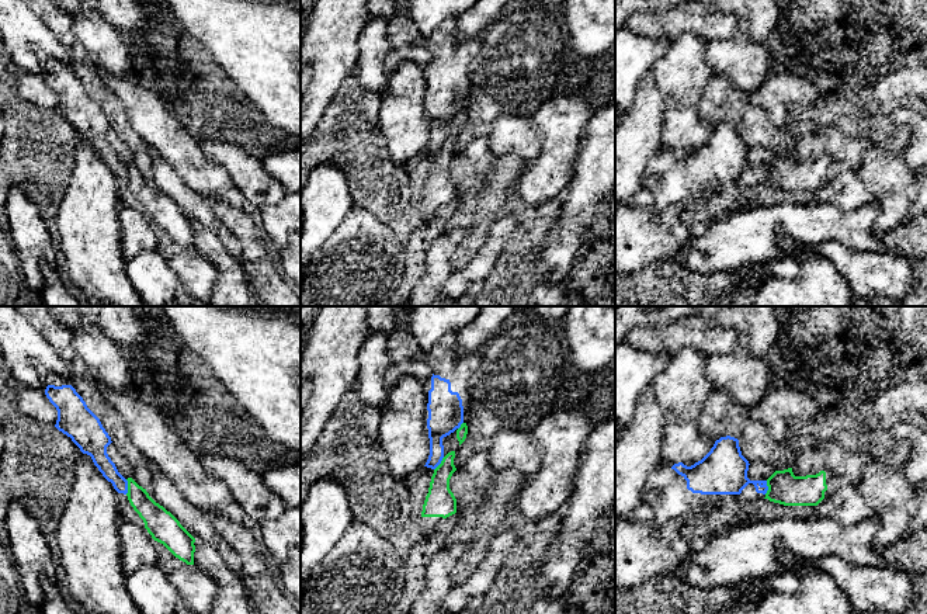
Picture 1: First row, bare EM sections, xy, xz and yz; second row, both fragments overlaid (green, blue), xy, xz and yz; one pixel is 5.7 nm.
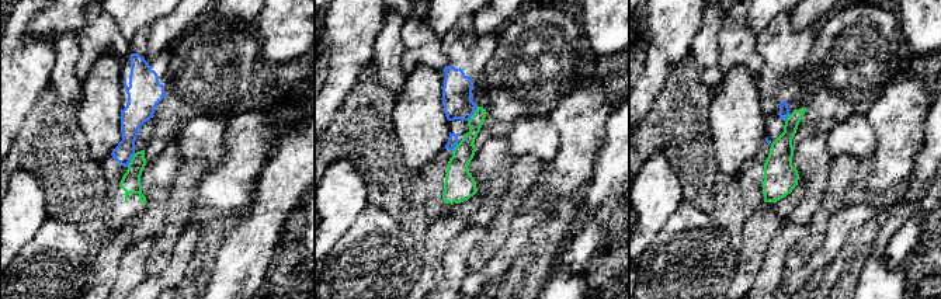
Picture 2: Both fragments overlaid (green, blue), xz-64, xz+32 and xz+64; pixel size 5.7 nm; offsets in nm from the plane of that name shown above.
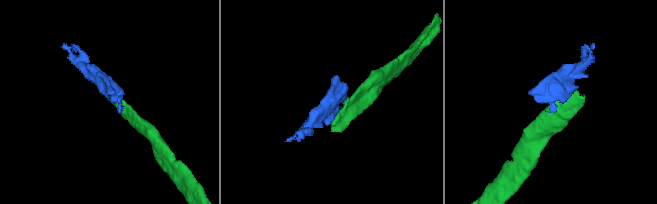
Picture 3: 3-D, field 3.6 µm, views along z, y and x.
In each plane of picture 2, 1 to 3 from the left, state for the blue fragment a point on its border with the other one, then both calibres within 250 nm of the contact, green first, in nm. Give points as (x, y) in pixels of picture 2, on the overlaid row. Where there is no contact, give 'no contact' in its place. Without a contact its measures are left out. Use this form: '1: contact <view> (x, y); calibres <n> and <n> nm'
1: contact xz-64 (131, 160); calibres 110 and 140 nm
2: contact xz+32 (474, 114); calibres 120 and 180 nm
3: contact xz+64 (788, 117); calibres 140 and 60 nm

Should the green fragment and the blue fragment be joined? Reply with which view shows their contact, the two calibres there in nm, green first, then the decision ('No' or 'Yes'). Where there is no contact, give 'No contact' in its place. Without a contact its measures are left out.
Touches green in xy. Thickness 150 nm (green) against 100 nm. No

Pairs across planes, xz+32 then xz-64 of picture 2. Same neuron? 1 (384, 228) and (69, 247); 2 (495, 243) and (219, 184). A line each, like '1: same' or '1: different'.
1: same
2: different

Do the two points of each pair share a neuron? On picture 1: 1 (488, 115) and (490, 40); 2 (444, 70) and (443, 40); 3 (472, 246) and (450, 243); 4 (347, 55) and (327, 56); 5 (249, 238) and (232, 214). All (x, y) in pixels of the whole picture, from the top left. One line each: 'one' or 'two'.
1: one
2: one
3: two
4: one
5: one

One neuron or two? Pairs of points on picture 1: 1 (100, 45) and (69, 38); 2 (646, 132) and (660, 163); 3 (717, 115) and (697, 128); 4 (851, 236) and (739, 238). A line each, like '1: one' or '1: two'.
1: two
2: two
3: two
4: one

